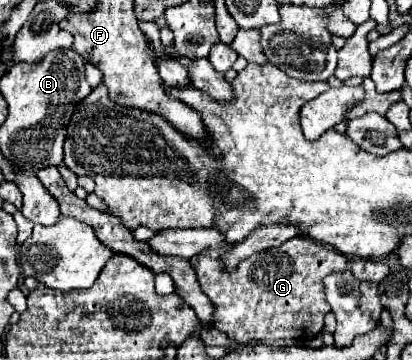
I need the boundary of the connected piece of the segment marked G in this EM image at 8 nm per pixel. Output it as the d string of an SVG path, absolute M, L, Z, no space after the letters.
M301 235L279 247L253 253L243 259L235 271L227 271L221 259L207 255L193 263L199 287L215 307L211 325L239 343L253 339L309 341L321 335L323 317L329 313L321 281L333 271L345 271L347 265L349 259L335 247Z

